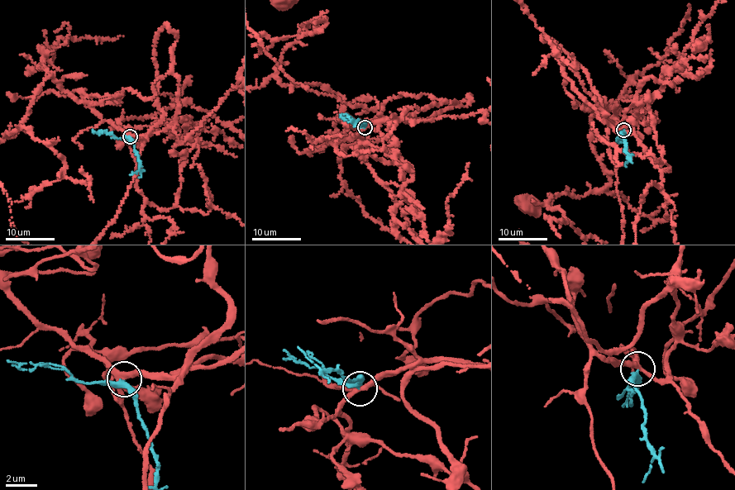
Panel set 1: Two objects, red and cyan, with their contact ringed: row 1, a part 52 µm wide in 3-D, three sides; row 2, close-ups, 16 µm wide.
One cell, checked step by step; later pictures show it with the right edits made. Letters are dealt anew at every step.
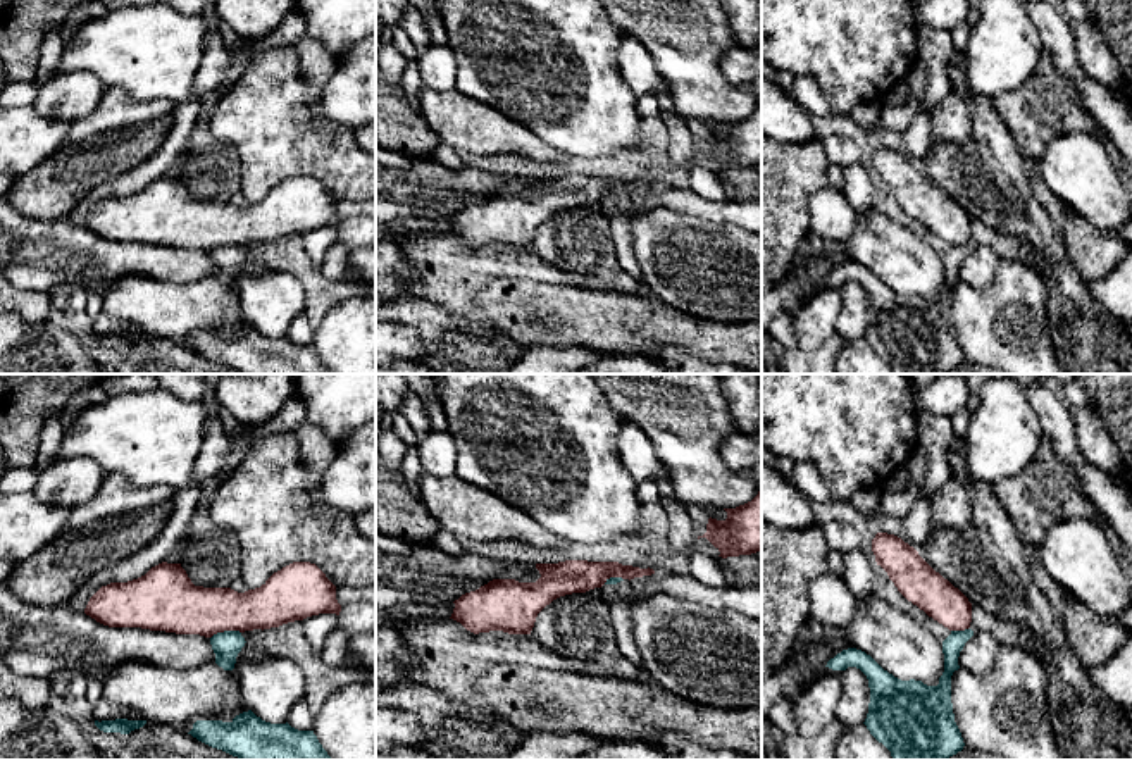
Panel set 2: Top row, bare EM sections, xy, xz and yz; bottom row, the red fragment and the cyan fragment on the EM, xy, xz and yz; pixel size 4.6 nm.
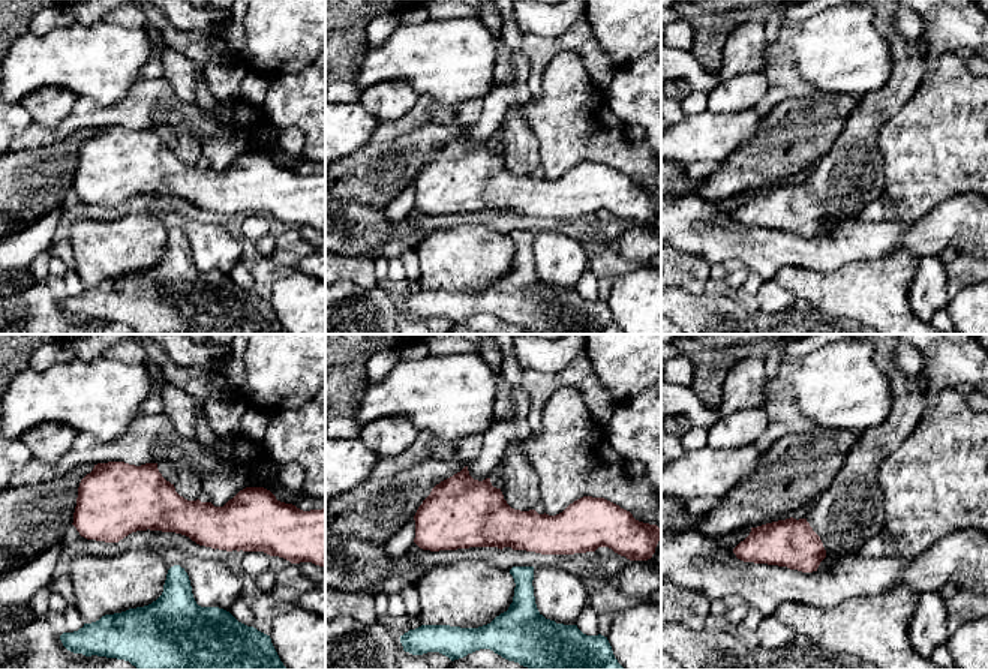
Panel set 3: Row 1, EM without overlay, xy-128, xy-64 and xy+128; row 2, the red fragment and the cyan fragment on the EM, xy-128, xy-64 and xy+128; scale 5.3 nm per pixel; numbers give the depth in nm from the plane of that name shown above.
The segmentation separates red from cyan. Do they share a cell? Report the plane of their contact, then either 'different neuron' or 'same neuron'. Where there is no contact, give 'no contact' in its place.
xy | different neuron

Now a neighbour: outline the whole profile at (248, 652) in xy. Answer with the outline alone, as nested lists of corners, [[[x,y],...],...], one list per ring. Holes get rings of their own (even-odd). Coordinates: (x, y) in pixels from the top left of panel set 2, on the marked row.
[[[245,643],[245,646],[241,648],[241,651],[236,657],[236,662],[238,660],[267,660],[271,657],[277,657],[277,655],[265,648],[260,648],[257,645]]]

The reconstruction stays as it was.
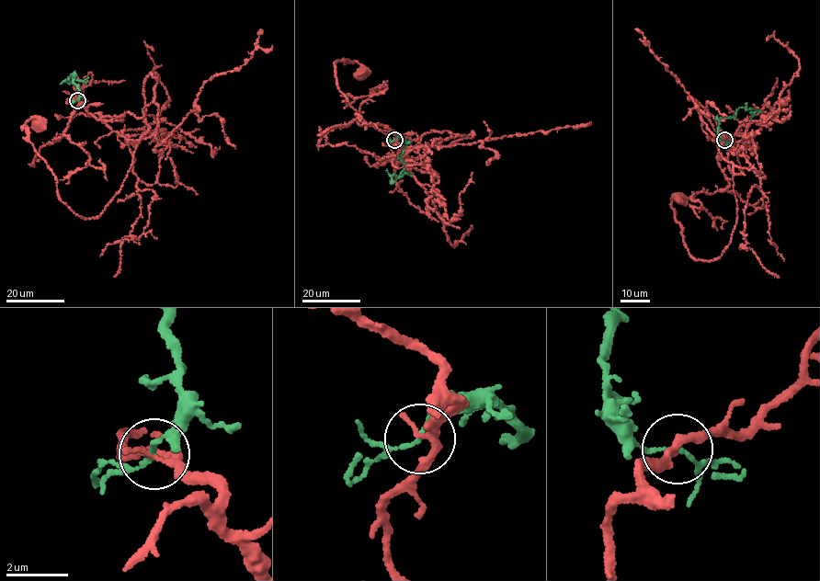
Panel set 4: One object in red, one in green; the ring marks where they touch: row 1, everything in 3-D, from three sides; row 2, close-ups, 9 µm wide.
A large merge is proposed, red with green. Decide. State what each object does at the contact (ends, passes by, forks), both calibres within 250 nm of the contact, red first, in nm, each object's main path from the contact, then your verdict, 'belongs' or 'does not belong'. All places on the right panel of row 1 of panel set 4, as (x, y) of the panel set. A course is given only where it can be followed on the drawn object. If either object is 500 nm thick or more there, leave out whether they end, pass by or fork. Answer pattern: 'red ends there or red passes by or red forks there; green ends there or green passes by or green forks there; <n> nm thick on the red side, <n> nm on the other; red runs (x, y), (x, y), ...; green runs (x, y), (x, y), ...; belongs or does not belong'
red passes by; green passes by; 180 nm thick on the red side, 110 nm on the other; red runs (724, 141), (737, 152), (729, 151), (727, 160), (737, 207), (721, 256), (690, 256), (671, 205), (679, 198); green runs (724, 141), (718, 137), (719, 119), (734, 116), (739, 108), (758, 110), (749, 119); does not belong

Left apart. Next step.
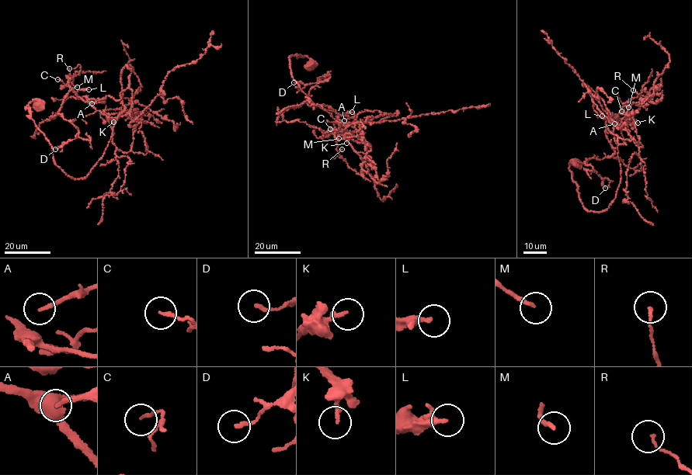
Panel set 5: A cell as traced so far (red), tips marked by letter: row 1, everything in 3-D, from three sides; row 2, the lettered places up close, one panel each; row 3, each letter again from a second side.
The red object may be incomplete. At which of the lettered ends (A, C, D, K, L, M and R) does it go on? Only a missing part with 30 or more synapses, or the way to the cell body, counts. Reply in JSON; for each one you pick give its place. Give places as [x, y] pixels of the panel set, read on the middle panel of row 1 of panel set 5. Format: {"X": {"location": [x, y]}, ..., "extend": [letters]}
{"A": {"location": [344, 120]}, "M": {"location": [339, 138]}, "extend": ["A", "M"]}

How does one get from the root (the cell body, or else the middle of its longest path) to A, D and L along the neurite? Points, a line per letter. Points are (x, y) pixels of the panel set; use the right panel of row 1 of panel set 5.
A: (575, 163), (568, 168), (582, 206), (606, 210), (620, 165), (615, 124), (593, 101), (597, 116), (614, 123)
D: (575, 163), (582, 206), (606, 210), (620, 126), (606, 121), (613, 154), (584, 162), (605, 188)
L: (575, 163), (568, 168), (582, 206), (606, 210), (620, 182), (613, 131), (621, 126), (602, 116)

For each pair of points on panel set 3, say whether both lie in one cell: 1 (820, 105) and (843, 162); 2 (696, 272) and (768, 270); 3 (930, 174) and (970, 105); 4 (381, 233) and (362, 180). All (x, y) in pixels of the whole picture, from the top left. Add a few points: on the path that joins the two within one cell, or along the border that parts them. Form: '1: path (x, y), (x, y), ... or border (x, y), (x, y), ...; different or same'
1: border (852, 110), (843, 132), (831, 149), (811, 167); different
2: border (678, 249), (687, 254), (699, 254), (711, 266); different
3: path (930, 158), (939, 144), (940, 135), (954, 122); same
4: border (341, 198), (384, 210); different

